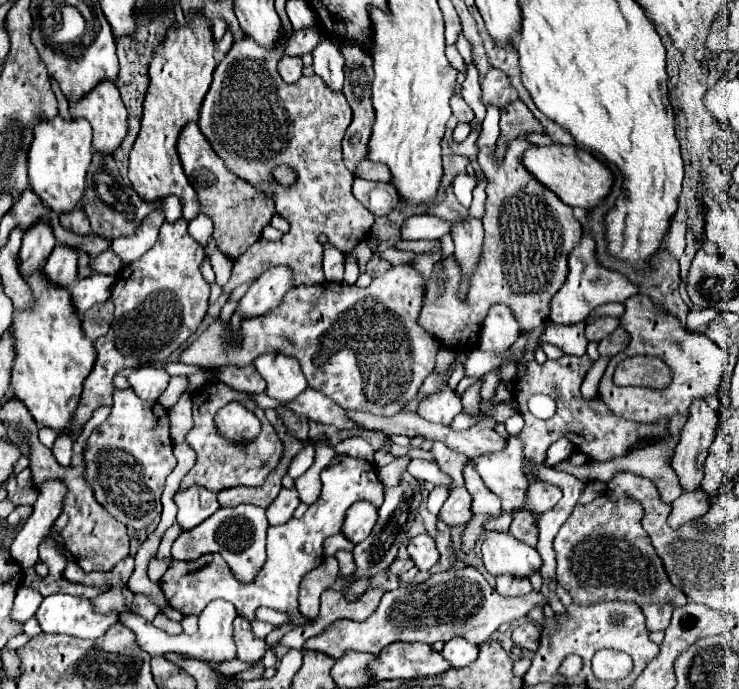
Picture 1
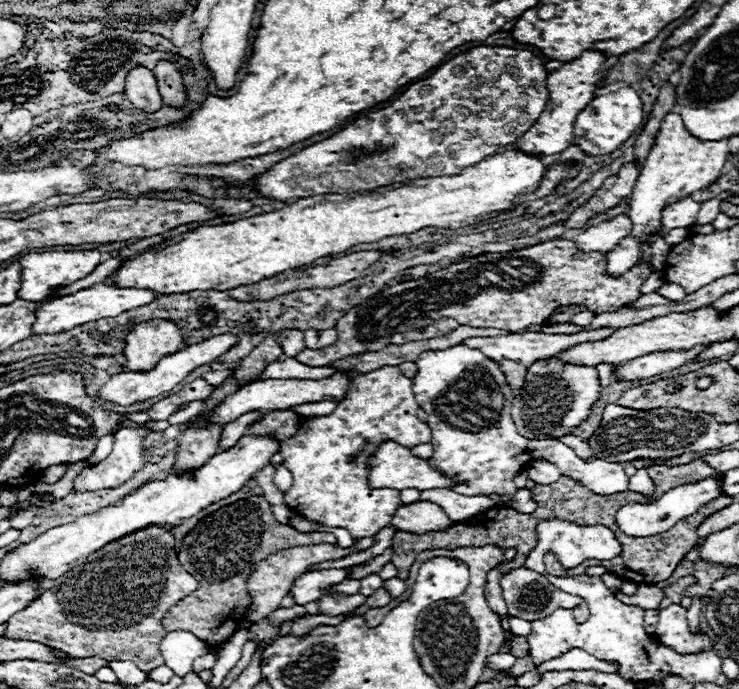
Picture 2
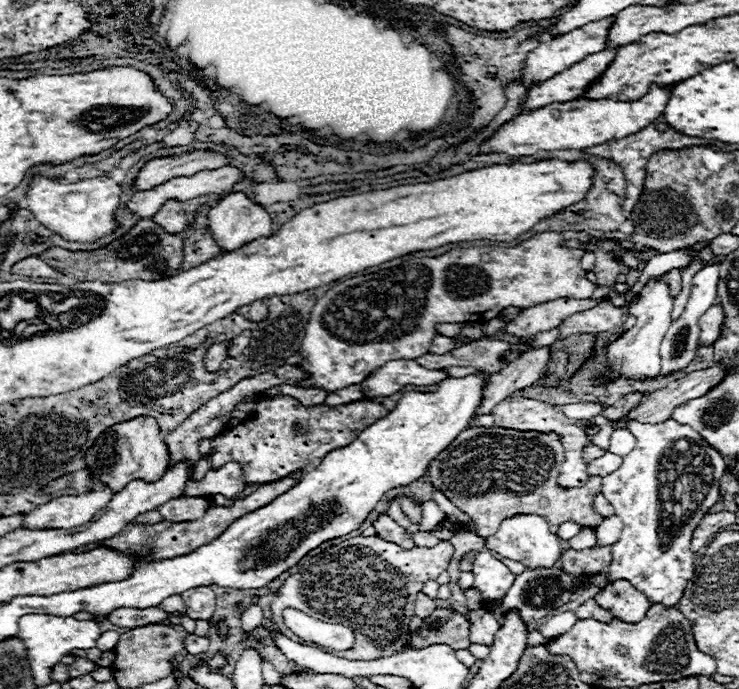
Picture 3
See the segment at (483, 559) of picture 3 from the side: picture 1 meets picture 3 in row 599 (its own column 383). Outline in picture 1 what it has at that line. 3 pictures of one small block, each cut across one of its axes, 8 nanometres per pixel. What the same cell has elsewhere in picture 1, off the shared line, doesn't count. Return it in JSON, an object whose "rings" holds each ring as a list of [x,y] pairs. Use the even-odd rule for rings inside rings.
{"rings":[[[338,454],[322,470],[320,478],[322,478],[322,494],[308,508],[304,518],[288,520],[282,526],[268,528],[268,542],[266,542],[268,558],[266,558],[264,566],[260,568],[260,572],[256,574],[252,584],[240,582],[220,554],[204,554],[194,562],[176,562],[168,568],[168,572],[160,580],[160,588],[164,590],[166,602],[174,610],[182,612],[184,616],[188,616],[188,614],[198,616],[208,602],[212,602],[216,598],[224,598],[224,600],[232,602],[236,606],[238,614],[248,620],[254,618],[254,610],[258,606],[268,606],[268,608],[286,612],[288,624],[292,624],[292,628],[310,624],[310,620],[306,616],[302,616],[302,612],[298,610],[298,590],[300,590],[302,578],[310,570],[314,570],[322,564],[324,540],[328,536],[340,534],[346,510],[358,500],[370,500],[372,504],[376,504],[380,508],[384,502],[384,490],[386,490],[376,474],[374,464],[368,464],[364,460],[350,458],[344,454]]]}

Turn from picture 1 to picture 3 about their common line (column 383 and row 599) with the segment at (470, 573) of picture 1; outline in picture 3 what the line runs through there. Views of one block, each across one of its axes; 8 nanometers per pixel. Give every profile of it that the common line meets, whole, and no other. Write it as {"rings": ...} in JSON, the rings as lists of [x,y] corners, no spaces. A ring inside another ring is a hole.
{"rings":[[[616,580],[598,592],[596,600],[600,606],[610,608],[612,614],[624,622],[640,622],[646,610],[652,606],[652,602],[640,590],[628,584],[628,580]]]}

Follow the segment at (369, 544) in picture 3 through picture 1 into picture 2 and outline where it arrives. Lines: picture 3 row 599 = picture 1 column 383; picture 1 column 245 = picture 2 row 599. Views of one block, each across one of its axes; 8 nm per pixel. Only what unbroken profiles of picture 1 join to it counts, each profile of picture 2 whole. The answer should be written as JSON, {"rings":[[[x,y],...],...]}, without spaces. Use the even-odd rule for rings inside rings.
{"rings":[[[324,590],[324,594],[320,596],[318,614],[324,614],[324,616],[348,614],[354,608],[362,606],[364,602],[366,602],[366,596],[362,596],[362,594],[354,594],[354,596],[328,596],[328,590]]]}

